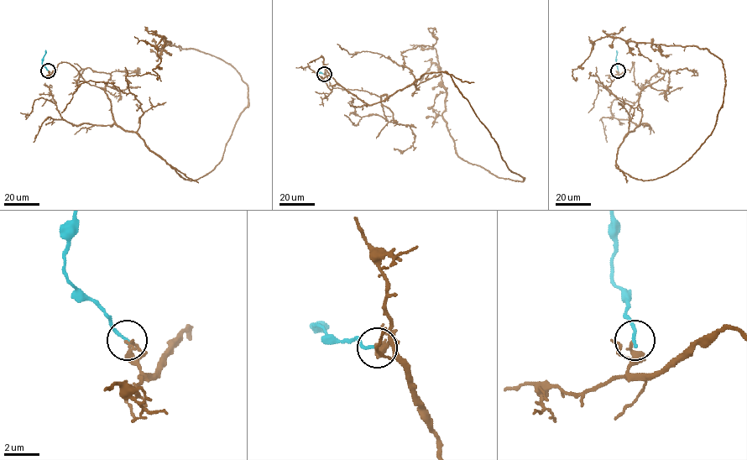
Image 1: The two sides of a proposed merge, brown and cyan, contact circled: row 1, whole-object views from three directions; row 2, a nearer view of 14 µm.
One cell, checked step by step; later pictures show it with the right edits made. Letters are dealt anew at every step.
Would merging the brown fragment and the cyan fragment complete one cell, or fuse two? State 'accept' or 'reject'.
reject

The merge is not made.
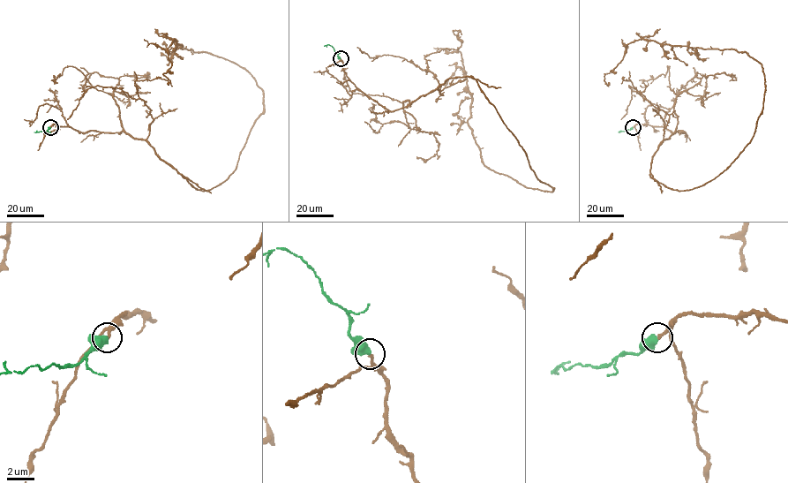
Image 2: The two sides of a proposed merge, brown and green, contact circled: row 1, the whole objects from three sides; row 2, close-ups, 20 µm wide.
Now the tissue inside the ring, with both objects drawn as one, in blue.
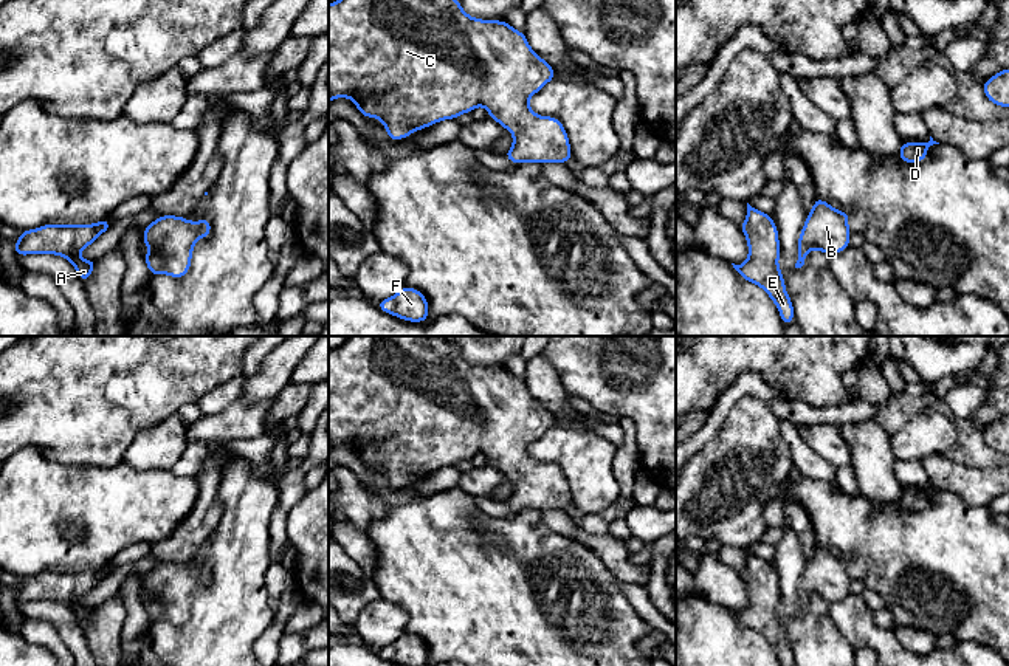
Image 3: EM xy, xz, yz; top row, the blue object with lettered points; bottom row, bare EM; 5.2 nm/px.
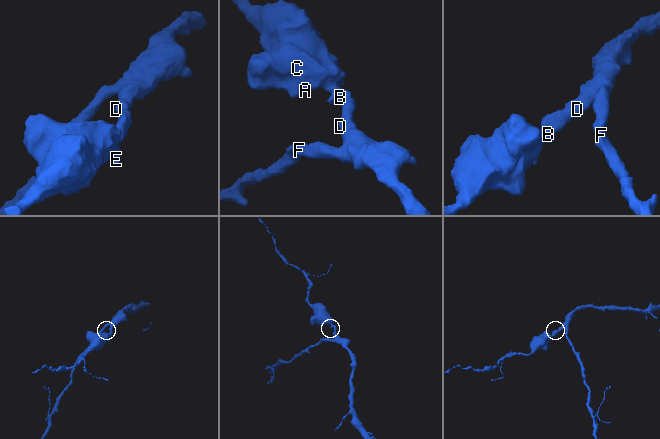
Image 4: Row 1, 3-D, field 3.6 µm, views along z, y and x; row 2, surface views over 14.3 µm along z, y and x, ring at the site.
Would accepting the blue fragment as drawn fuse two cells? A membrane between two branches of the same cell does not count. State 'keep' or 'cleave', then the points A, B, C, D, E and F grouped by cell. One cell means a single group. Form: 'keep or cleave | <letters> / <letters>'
keep | A B C D E F

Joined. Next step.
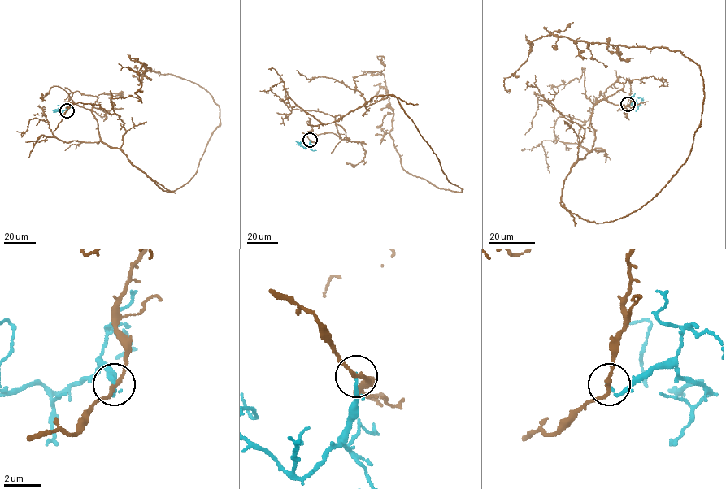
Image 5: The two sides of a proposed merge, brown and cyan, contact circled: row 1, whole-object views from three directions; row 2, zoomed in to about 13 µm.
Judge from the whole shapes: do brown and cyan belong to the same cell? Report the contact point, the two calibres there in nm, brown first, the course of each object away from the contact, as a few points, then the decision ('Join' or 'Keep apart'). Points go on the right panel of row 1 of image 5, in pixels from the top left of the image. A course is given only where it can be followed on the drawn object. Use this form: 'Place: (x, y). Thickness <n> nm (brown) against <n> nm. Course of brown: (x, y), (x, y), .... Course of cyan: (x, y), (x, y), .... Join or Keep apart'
Place: (628, 104). Thickness 180 nm (brown) against 160 nm. Course of brown: (628, 104), (619, 75), (563, 181), (596, 222), (685, 161), (700, 67), (548, 35), (509, 88). Course of cyan: (628, 104), (635, 101), (640, 105), (634, 104), (632, 97), (629, 96). Keep apart

